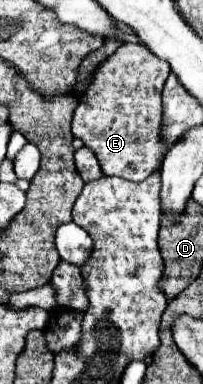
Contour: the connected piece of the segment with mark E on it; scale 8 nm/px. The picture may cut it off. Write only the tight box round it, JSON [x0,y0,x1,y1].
[72,44,170,182]

